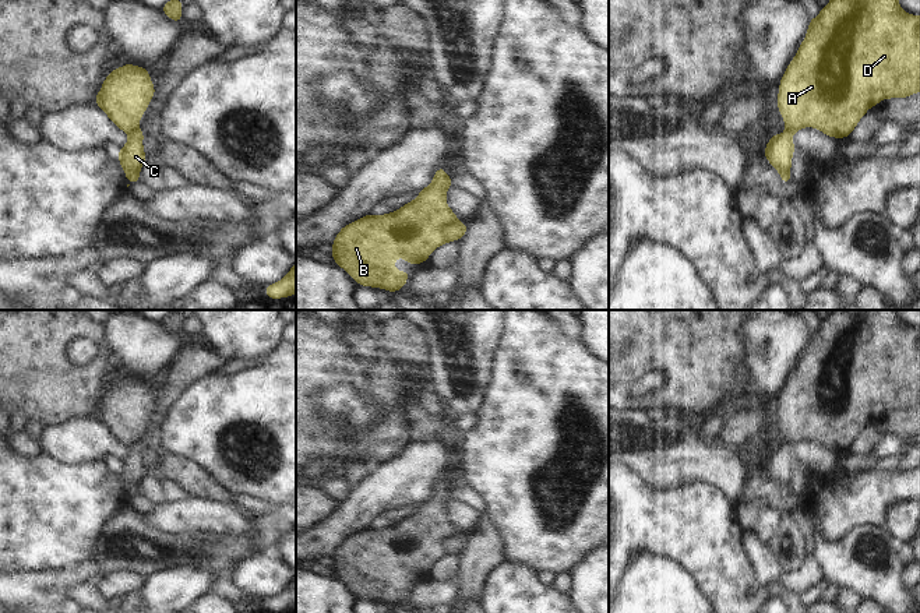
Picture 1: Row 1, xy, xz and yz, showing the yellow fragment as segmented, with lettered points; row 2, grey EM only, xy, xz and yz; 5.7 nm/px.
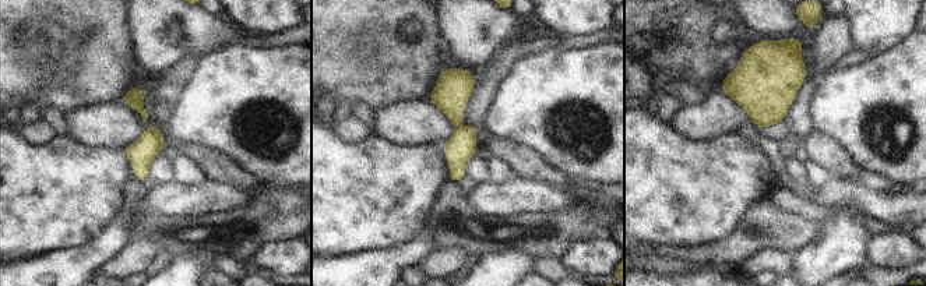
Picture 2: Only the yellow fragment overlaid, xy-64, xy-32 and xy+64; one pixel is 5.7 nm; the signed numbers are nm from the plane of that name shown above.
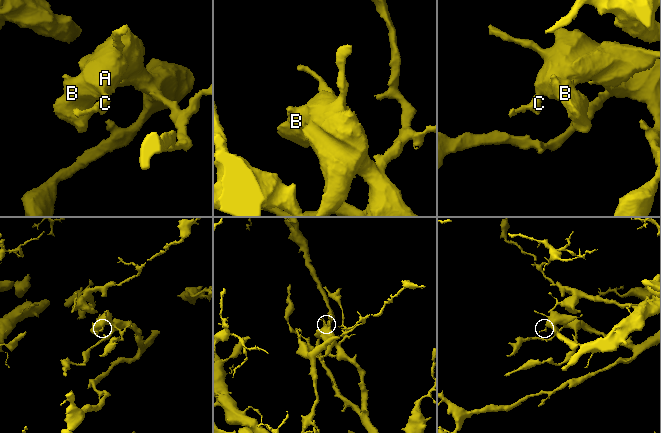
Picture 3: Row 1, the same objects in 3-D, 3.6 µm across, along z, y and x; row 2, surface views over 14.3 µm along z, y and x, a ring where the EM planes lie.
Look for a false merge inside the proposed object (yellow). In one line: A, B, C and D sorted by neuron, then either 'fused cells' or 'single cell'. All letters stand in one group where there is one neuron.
A B D / C; fused cells

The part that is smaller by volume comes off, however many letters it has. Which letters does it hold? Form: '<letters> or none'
C

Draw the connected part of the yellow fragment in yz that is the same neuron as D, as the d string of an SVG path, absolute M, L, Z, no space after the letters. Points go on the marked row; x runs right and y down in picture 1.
M831 0L821 8L817 18L810 20L807 35L780 78L778 109L783 116L785 127L793 133L803 127L814 127L828 137L845 138L852 134L871 106L877 106L885 98L907 98L916 92L920 92L920 15L903 11L898 0Z

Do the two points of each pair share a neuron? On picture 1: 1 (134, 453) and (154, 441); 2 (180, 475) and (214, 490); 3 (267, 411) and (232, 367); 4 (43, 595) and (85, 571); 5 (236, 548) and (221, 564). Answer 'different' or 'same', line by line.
1: same
2: same
3: different
4: same
5: same

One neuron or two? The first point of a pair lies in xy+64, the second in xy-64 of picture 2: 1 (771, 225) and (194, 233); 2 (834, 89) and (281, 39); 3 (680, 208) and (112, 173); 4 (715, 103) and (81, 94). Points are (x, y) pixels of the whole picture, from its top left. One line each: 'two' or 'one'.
1: one
2: two
3: one
4: two

